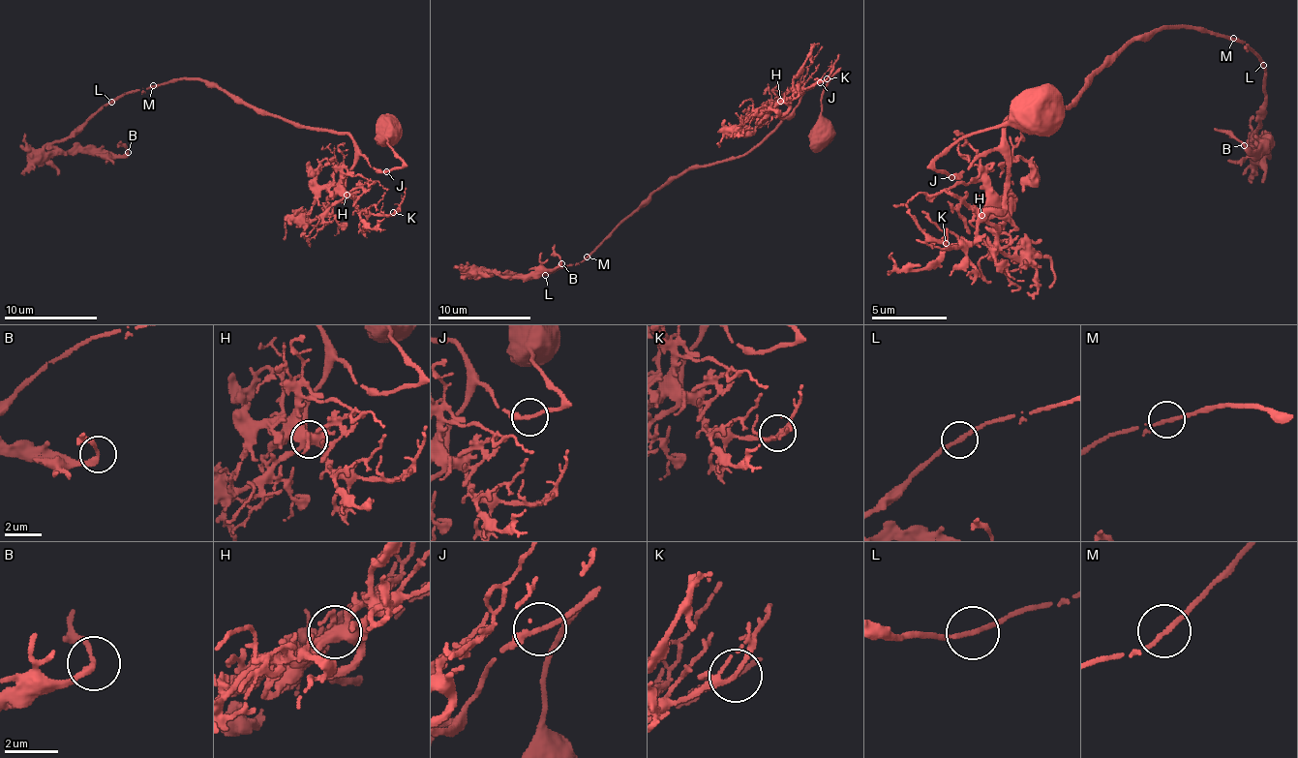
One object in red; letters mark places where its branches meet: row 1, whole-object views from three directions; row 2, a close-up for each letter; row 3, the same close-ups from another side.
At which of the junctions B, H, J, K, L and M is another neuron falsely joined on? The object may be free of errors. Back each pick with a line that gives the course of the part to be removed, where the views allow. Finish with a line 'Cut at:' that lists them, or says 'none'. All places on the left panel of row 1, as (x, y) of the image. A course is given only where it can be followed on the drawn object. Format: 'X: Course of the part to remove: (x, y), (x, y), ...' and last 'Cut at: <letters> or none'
Cut at: none

